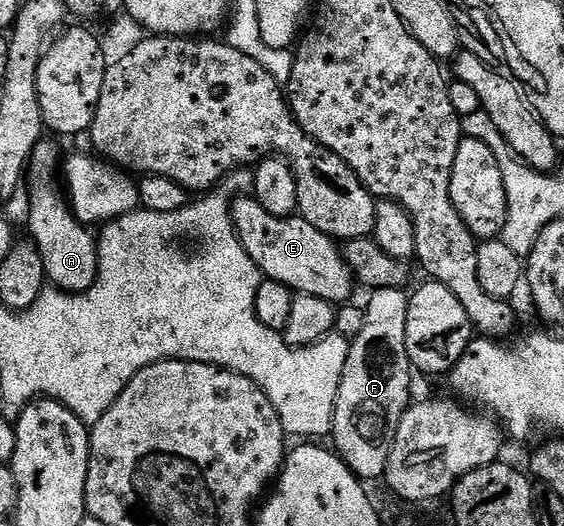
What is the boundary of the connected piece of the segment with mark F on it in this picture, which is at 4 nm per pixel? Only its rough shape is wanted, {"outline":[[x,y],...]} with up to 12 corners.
{"outline":[[376,288],[350,341],[333,447],[381,481],[412,403],[409,295]]}

